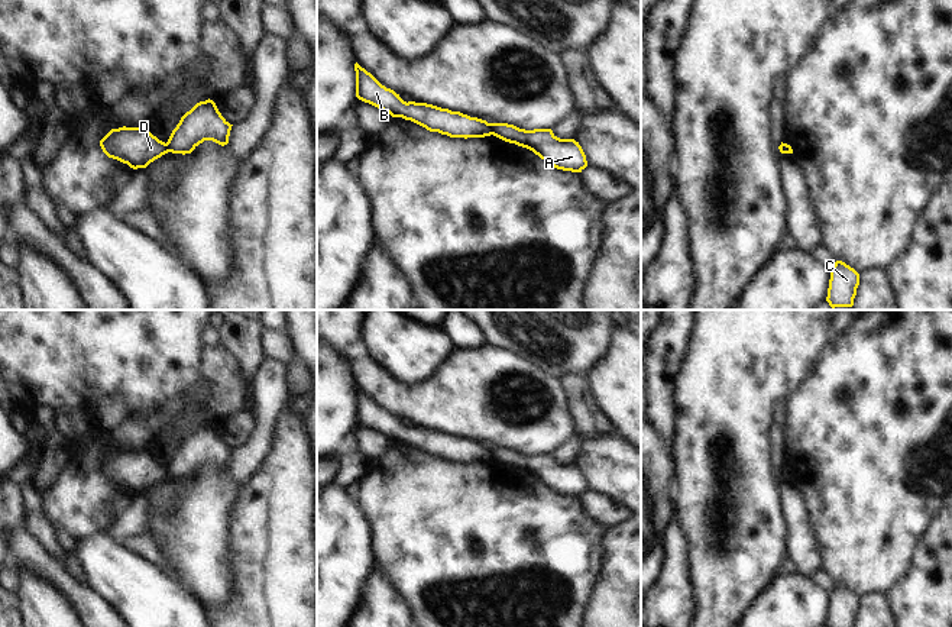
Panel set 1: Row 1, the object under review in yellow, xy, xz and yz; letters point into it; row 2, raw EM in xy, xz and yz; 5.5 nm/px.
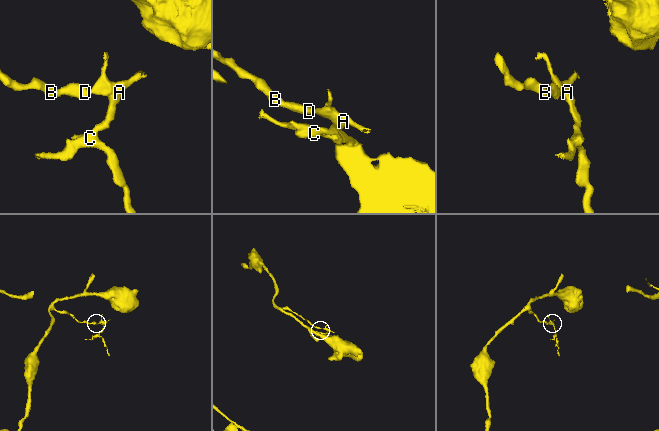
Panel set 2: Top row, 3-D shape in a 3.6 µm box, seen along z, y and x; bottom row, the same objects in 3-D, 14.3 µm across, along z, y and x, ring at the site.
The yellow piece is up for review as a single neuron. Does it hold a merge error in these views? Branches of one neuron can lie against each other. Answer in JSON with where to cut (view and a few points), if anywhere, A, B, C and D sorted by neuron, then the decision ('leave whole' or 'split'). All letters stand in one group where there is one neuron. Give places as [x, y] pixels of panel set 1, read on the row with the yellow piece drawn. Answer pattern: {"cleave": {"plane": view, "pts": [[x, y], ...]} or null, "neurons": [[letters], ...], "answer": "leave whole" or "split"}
{"cleave": {"plane": "xz", "pts": [[489, 123], [492, 133]]}, "neurons": [["A", "C"], ["B", "D"]], "answer": "split"}

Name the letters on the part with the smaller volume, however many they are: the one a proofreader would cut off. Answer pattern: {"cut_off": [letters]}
{"cut_off": ["A", "C"]}

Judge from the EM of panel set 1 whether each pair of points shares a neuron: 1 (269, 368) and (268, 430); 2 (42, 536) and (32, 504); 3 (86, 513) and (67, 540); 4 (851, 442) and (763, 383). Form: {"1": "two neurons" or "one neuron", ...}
{"1": "one neuron", "2": "one neuron", "3": "two neurons", "4": "two neurons"}

